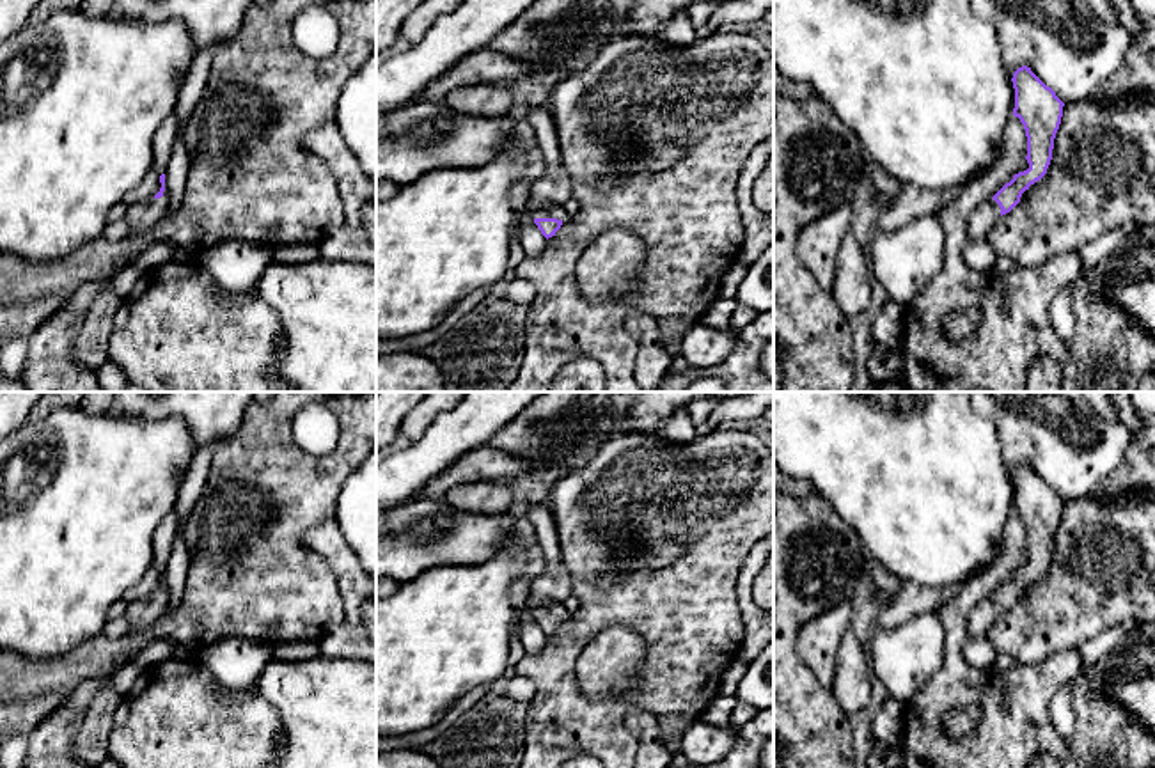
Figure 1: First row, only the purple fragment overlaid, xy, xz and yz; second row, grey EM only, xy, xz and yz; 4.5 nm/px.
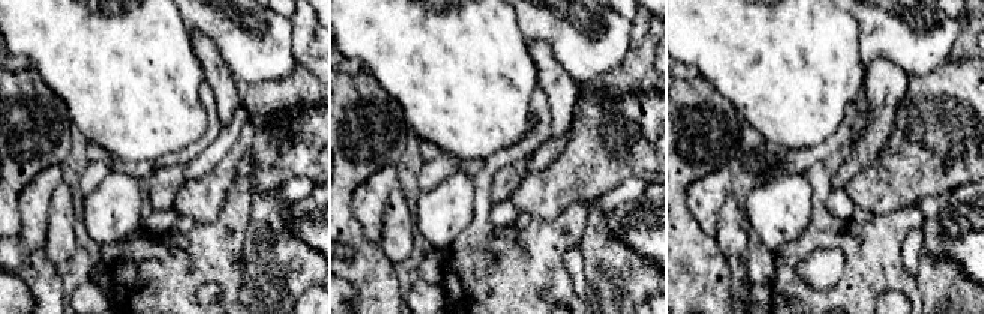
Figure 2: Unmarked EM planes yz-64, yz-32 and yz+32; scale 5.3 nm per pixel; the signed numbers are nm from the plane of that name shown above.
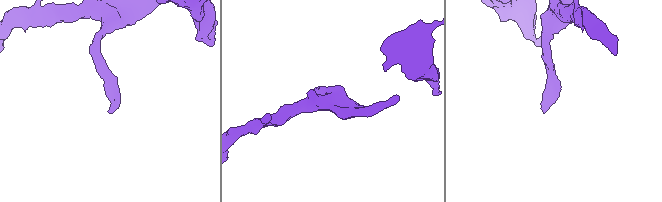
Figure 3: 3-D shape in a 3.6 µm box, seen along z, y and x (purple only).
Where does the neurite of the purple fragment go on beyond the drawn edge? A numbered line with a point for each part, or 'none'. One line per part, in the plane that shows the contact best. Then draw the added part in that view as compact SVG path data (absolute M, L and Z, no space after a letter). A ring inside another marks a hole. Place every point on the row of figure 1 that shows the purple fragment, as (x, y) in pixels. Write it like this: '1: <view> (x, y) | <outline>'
1: xz (547, 210) | M543 204L541 208L534 209L534 218L557 218L564 220L566 213L559 204Z

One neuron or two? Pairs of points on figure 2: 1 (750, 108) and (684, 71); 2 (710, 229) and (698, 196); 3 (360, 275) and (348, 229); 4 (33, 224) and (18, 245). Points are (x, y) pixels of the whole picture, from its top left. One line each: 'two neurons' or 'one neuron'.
1: two neurons
2: one neuron
3: one neuron
4: one neuron

